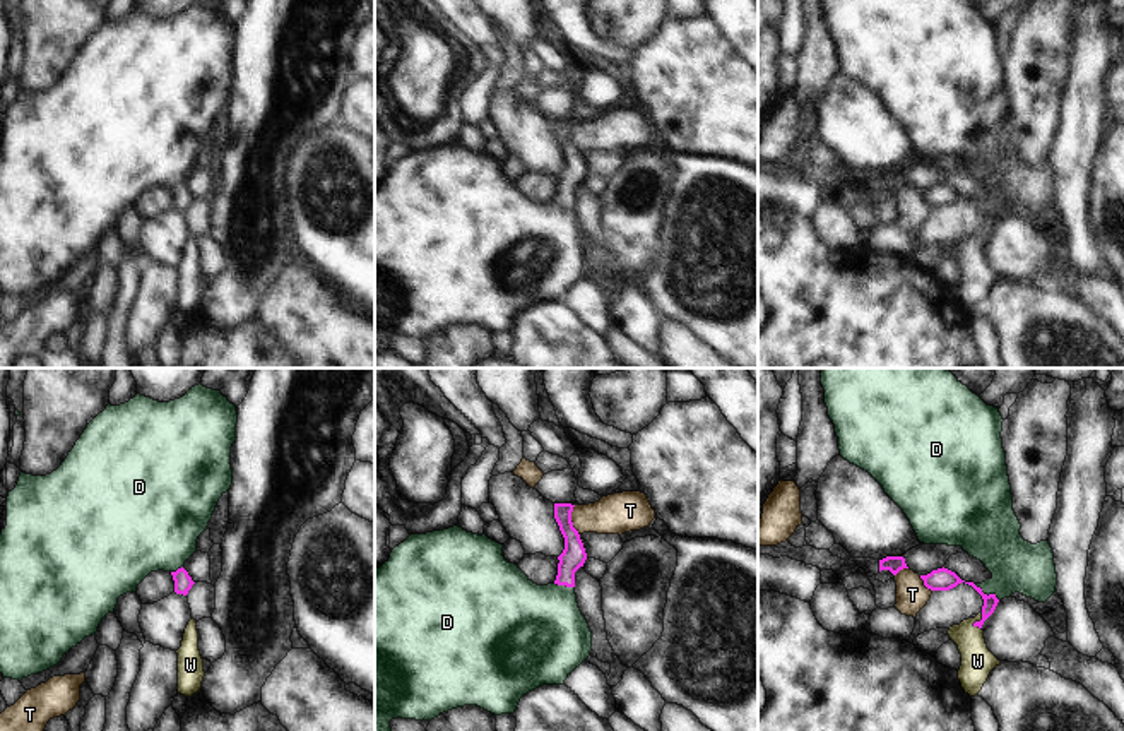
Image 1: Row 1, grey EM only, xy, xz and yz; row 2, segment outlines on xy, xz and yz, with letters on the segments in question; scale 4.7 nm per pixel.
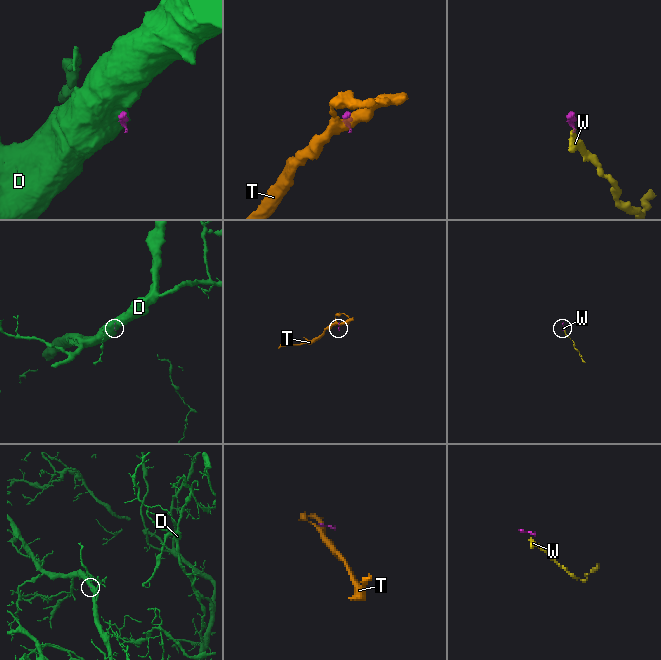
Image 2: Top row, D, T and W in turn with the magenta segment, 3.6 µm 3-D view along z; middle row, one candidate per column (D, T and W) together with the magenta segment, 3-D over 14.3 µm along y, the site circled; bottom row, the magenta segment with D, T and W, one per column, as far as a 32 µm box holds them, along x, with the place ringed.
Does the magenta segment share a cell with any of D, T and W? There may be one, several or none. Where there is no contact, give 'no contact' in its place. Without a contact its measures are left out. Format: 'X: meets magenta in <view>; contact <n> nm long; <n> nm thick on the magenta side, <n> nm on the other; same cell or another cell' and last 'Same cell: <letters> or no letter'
D: meets magenta in yz; contact 150 nm long; 110 nm thick on the magenta side, 260 nm on the other; same cell
T: meets magenta in xz; contact 150 nm long; 120 nm thick on the magenta side, 190 nm on the other; another cell
W: meets magenta in yz; contact 80 nm long; 100 nm thick on the magenta side, 160 nm on the other; same cell
Same cell: D, W

